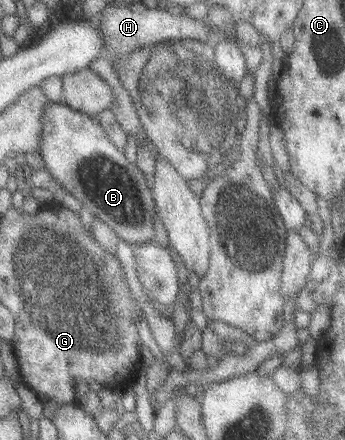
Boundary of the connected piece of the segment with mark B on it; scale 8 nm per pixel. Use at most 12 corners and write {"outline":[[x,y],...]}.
{"outline":[[42,110],[59,189],[128,245],[155,241],[149,177],[96,119]]}

